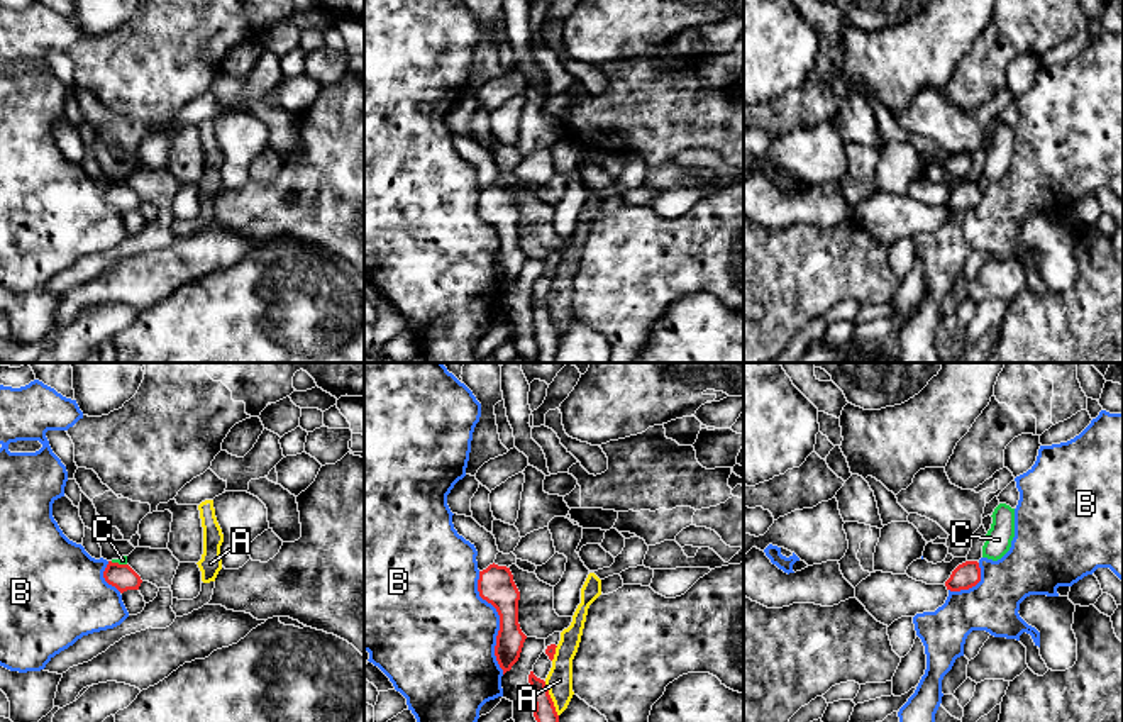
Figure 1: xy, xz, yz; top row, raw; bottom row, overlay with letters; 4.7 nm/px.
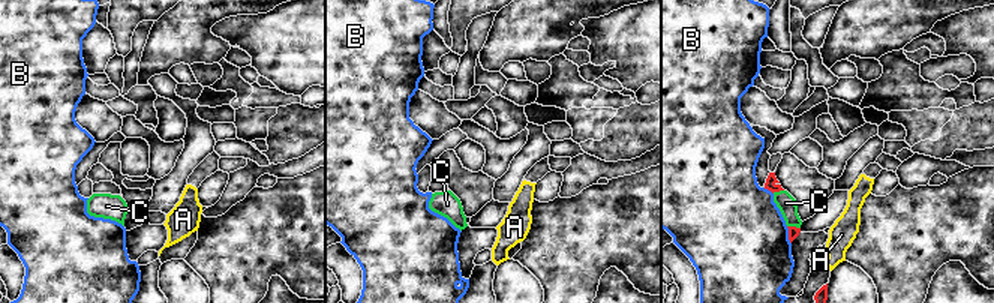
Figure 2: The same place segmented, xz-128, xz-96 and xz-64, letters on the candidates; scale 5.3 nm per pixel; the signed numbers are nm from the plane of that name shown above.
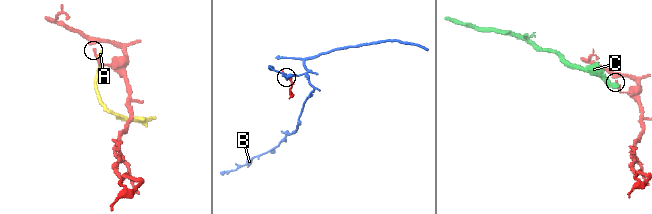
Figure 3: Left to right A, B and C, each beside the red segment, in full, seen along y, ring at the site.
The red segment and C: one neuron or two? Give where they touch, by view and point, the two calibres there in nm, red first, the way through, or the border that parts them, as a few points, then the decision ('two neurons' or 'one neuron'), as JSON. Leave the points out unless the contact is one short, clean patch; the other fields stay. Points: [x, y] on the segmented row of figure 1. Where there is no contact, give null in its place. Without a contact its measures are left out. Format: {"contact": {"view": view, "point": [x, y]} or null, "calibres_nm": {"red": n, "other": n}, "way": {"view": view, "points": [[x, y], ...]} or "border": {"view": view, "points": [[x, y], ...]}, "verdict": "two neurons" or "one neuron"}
{"contact": {"view": "xy", "point": [117, 563]}, "calibres_nm": {"red": 120, "other": 40}, "border": {"view": "xy", "points": [[110, 561], [126, 565]]}, "verdict": "two neurons"}

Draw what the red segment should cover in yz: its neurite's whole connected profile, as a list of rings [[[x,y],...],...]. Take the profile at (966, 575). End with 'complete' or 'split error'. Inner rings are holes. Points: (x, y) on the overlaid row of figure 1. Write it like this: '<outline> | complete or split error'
[[[977,561],[959,564],[945,581],[947,590],[960,591],[976,586],[981,581],[981,568]]] | complete

